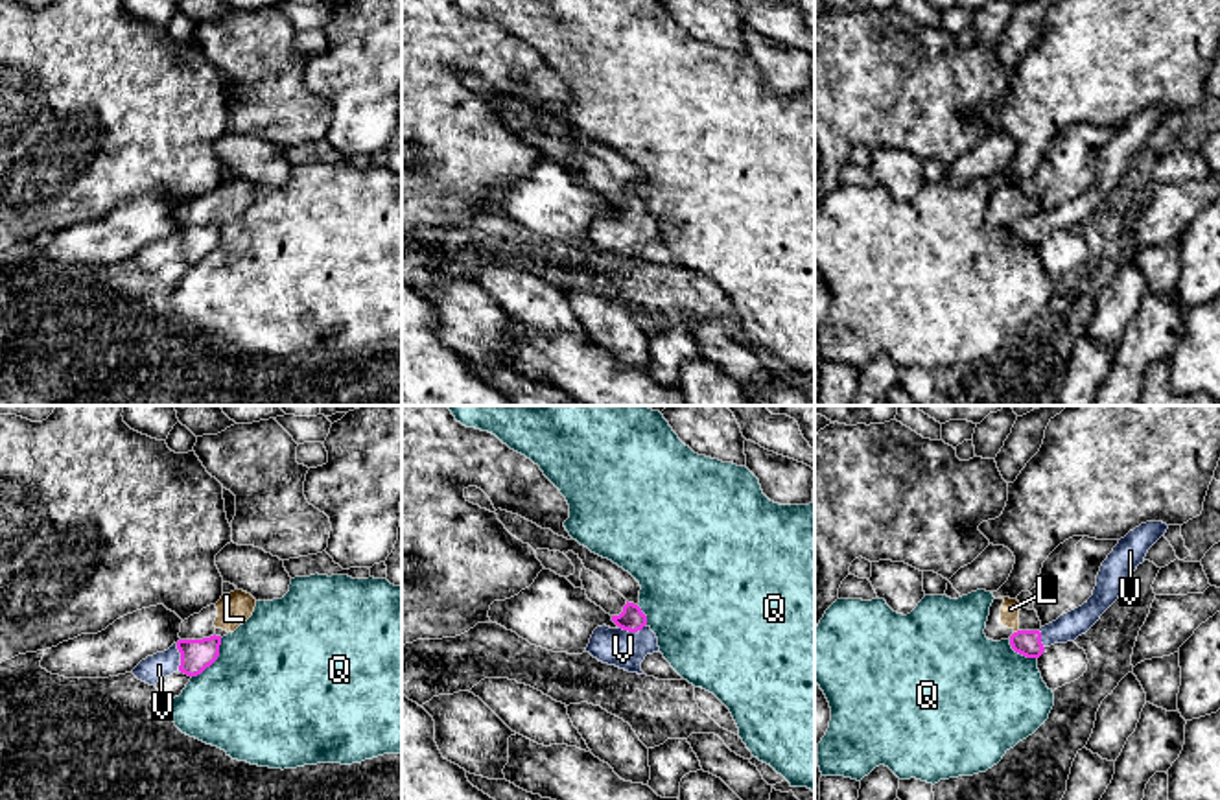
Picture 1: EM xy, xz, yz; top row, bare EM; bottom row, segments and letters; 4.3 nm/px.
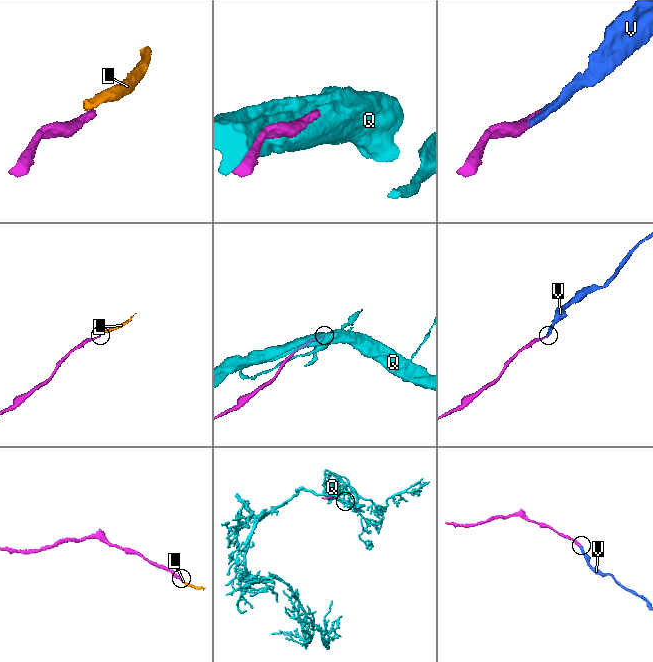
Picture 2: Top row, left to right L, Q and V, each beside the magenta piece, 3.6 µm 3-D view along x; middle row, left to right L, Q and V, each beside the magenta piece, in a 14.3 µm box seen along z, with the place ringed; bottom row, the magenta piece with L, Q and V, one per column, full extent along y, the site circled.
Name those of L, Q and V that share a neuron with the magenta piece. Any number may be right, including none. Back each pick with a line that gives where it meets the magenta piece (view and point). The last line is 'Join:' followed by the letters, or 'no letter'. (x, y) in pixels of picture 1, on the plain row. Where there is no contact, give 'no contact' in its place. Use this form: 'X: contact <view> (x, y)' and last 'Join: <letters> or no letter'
V: contact xy (181, 244)
Join: V

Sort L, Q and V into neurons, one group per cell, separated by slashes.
L / Q / V

